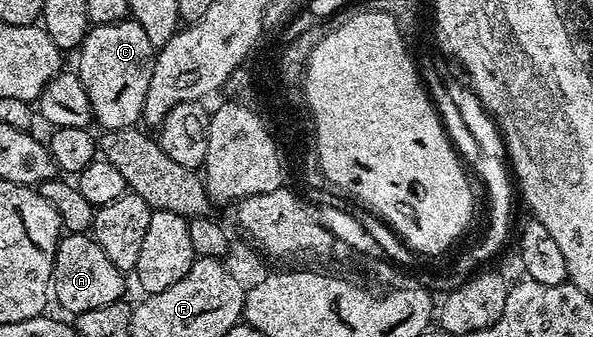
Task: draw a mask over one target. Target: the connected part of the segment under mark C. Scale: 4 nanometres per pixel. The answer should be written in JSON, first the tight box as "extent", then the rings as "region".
{"extent":[77,19,153,130],"region":[[[128,19],[88,28],[87,38],[79,46],[77,56],[77,72],[85,87],[85,95],[89,95],[94,120],[100,121],[104,130],[138,126],[153,64],[153,46],[141,23]]]}

